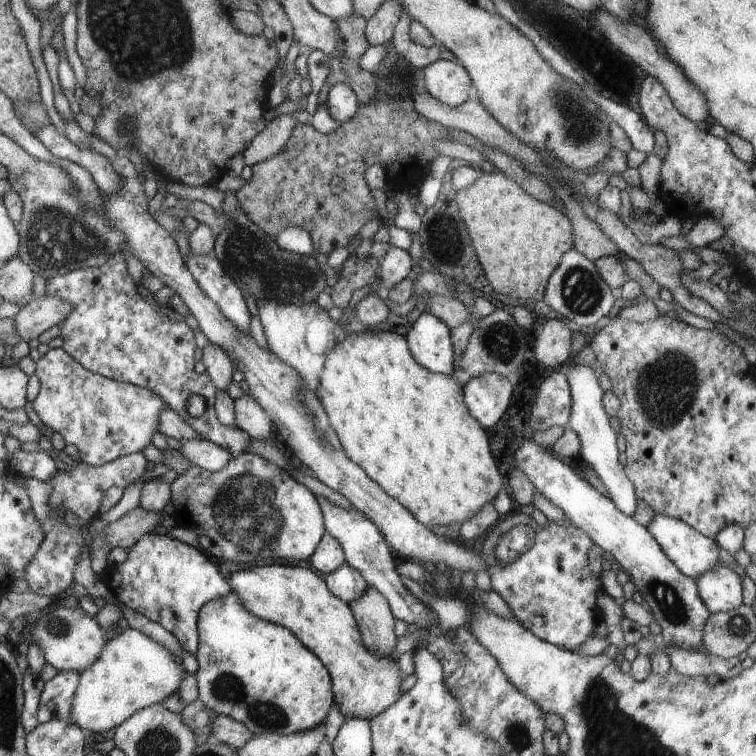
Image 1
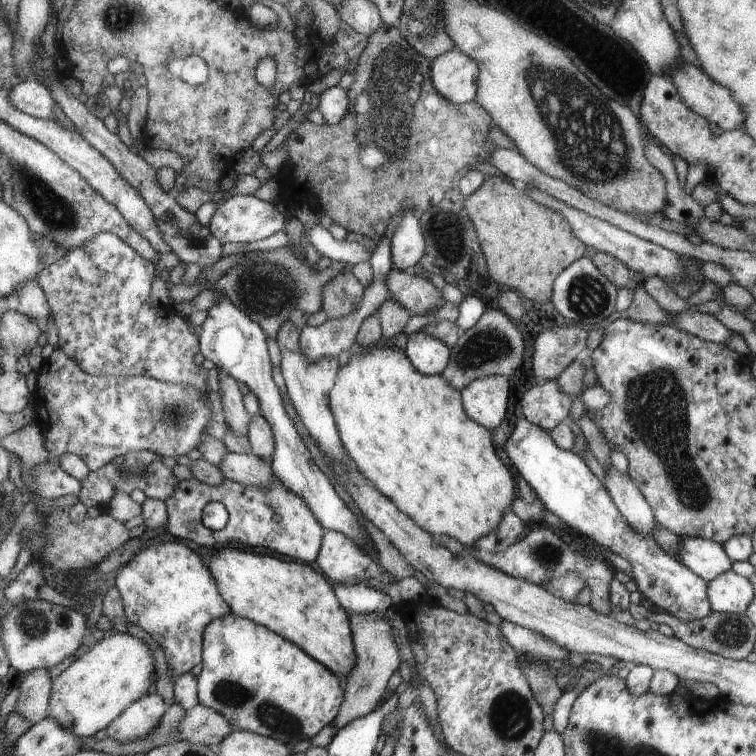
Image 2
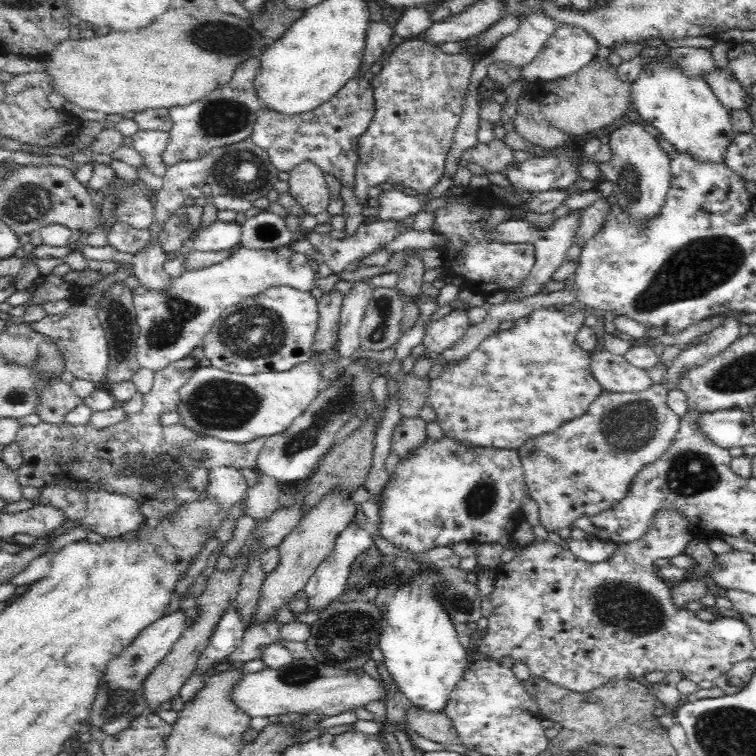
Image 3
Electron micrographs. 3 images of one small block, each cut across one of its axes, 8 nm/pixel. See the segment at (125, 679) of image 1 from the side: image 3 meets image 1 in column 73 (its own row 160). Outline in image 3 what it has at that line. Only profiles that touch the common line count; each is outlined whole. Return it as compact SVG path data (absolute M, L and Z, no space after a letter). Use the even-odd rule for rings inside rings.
M657 61L656 64L648 64L649 68L642 70L636 82L631 85L633 107L644 123L653 126L664 141L670 143L676 154L691 154L698 161L716 161L724 163L726 149L737 136L732 129L731 114L719 102L715 94L705 81L705 78L696 76L690 78L684 70L676 65L668 65L666 61Z

